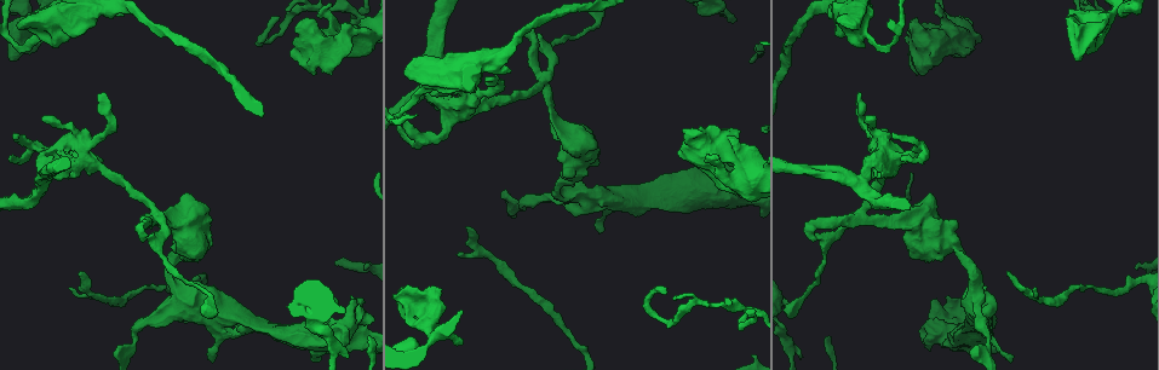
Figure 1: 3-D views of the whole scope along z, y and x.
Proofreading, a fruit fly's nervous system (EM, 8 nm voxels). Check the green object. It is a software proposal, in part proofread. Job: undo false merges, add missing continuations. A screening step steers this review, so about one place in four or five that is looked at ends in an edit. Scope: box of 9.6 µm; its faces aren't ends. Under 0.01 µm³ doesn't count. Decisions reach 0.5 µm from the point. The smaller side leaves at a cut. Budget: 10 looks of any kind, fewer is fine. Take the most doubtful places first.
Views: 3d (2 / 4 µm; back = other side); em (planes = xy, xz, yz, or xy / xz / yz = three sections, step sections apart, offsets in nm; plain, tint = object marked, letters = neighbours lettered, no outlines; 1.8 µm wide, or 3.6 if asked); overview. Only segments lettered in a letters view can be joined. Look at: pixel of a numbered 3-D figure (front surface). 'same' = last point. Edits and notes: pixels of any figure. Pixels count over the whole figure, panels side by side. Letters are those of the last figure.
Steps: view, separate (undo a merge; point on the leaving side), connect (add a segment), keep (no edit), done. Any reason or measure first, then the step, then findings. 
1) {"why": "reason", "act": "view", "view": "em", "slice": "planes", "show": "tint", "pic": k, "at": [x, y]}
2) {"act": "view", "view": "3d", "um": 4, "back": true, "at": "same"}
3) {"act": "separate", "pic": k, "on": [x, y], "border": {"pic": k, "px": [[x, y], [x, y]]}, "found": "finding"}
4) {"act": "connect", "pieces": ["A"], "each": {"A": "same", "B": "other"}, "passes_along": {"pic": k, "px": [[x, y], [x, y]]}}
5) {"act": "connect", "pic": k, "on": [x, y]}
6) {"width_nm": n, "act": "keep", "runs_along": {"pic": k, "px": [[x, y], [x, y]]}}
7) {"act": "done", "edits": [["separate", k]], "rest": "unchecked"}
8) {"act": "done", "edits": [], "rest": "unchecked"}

{"why": "arms part here", "act": "view", "view": "em", "slice": "xy", "step": 8, "show": "tint", "pic": 1, "at": [861, 180]}

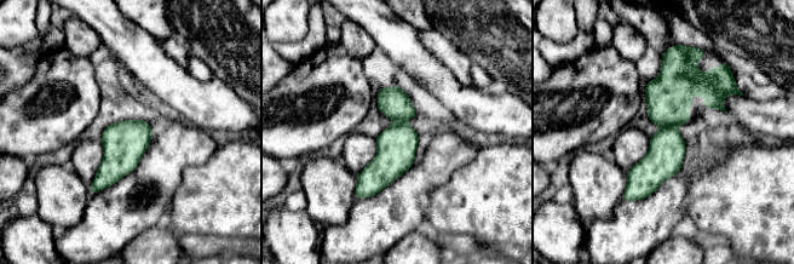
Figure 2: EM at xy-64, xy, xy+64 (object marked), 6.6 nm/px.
{"act": "view", "view": "em", "slice": "planes", "show": "tint", "at": "same"}

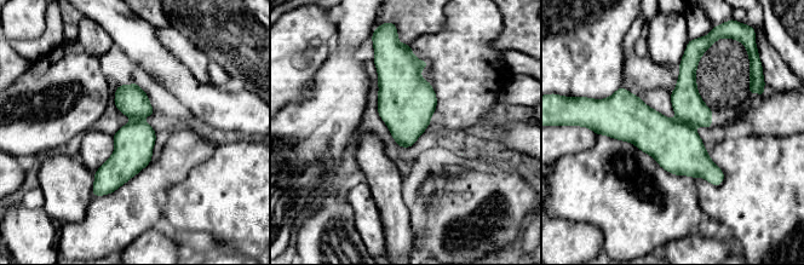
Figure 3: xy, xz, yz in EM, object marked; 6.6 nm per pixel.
{"why": "what lies round it", "act": "view", "view": "em", "slice": "planes", "show": "letters", "at": "same"}

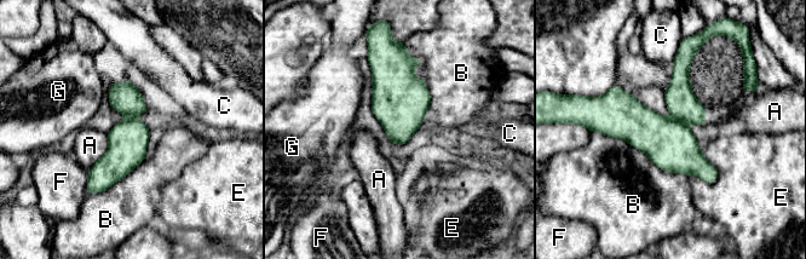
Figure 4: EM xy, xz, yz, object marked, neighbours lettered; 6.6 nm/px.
{"longest_contact_nm": ["B", 700], "act": "separate", "pic": 4, "on": [668, 143], "each": {"A": "other", "B": "other", "C": "other", "E": "other", "F": "other", "G": "other"}, "border": {"pic": 4, "px": [[671, 116], [686, 125]]}, "found": "two neurons meet here"}

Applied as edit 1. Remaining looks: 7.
{"act": "view", "view": "em", "slice": "planes", "show": "letters", "pic": 1, "at": [349, 323]}

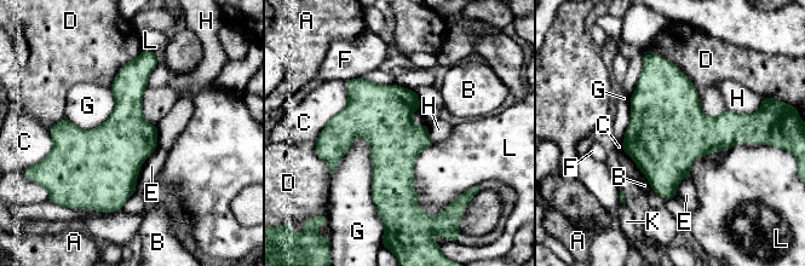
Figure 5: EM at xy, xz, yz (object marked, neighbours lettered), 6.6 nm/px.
{"longest_contact_nm": ["D", 700], "act": "keep", "each": {"A": "other", "B": "other", "C": "other", "D": "other", "E": "other", "F": "other", "G": "other", "H": "other", "K": "other", "L": "other"}, "border": {"pic": 5, "px": [[356, 136], [371, 146], [378, 213]]}, "found": "one neuron here"}

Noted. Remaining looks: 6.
{"why": "sharp bend", "act": "view", "view": "em", "um": 3.6, "slice": "planes", "show": "letters", "pic": 1, "at": [19, 38]}

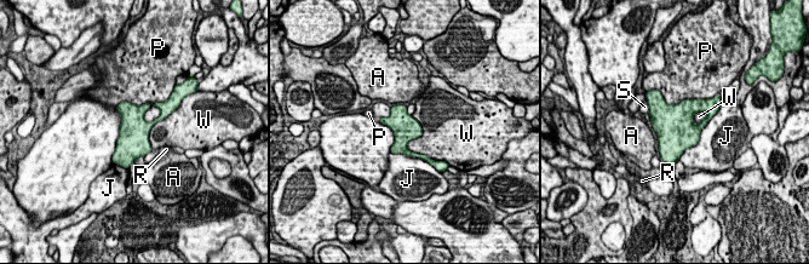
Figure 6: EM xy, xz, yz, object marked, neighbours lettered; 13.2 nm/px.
{"longest_contact_nm": ["J", 800], "act": "keep", "each": {"A": "other", "J": "other", "P": "other", "R": "other", "S": "other", "W": "other"}, "border": {"pic": 6, "px": [[411, 115], [420, 154]]}, "found": "continuous, no second neuron"}

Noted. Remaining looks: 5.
{"act": "view", "view": "3d", "um": 2, "pic": 1, "at": [1036, 289]}

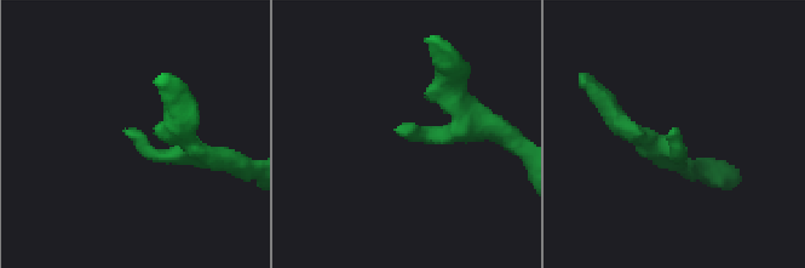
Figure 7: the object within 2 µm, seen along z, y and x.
{"act": "view", "view": "em", "slice": "planes", "show": "letters", "pic": 7, "at": [129, 131]}

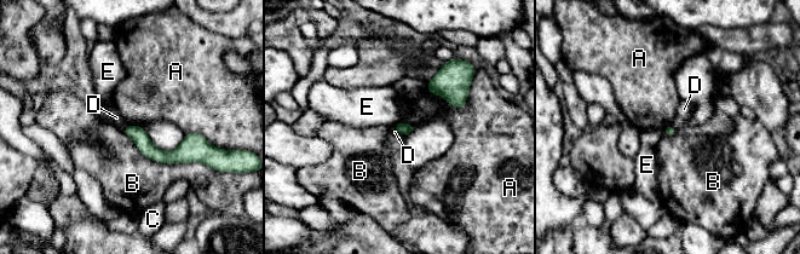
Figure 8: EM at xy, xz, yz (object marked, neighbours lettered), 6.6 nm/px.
{"act": "keep", "each": {"A": "other", "B": "other", "C": "other", "D": "other", "E": "other"}, "border": {"pic": 8, "px": [[130, 125], [122, 128]]}, "found": "no lettered segment goes on from it"}

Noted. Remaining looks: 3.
{"act": "done", "edits": [["separate", 4]], "rest": "unchecked"}

